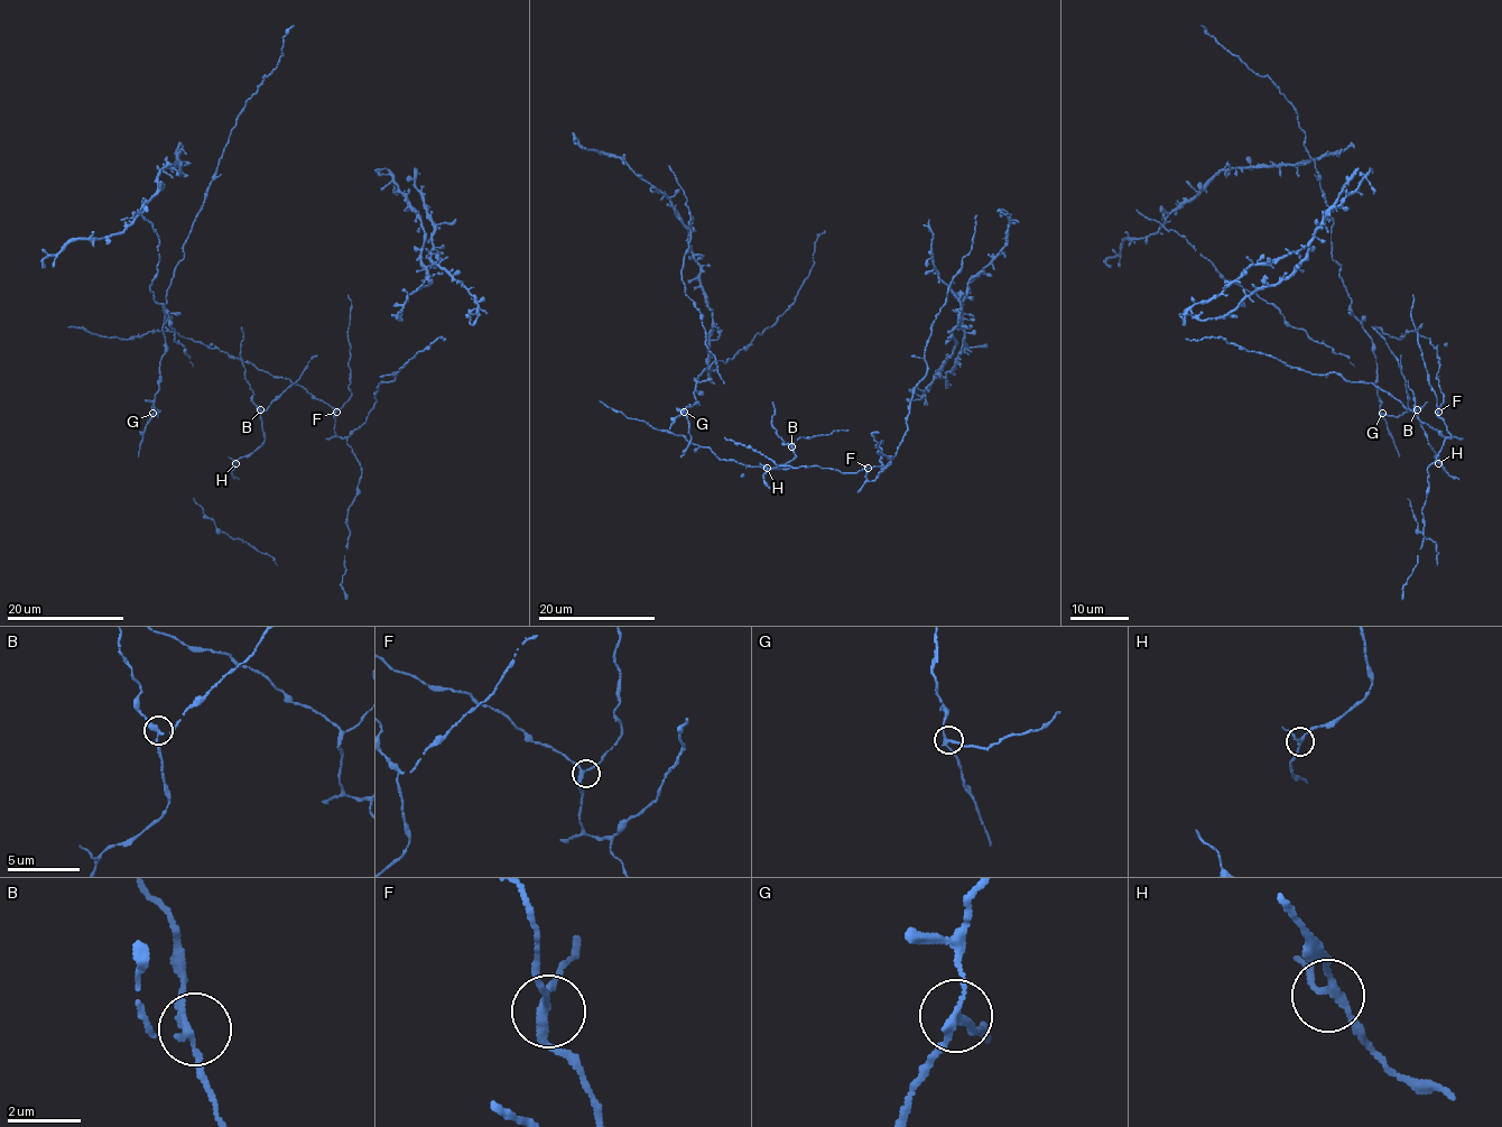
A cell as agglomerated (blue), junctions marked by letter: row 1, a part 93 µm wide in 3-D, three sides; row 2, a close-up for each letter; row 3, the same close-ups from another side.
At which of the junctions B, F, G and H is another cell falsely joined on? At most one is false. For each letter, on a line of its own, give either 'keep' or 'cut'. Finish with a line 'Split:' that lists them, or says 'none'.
B: keep
F: keep
G: cut
H: keep
Split: G

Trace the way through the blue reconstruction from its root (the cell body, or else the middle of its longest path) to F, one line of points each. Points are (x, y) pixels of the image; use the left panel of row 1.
F: (322, 402), (336, 412)

